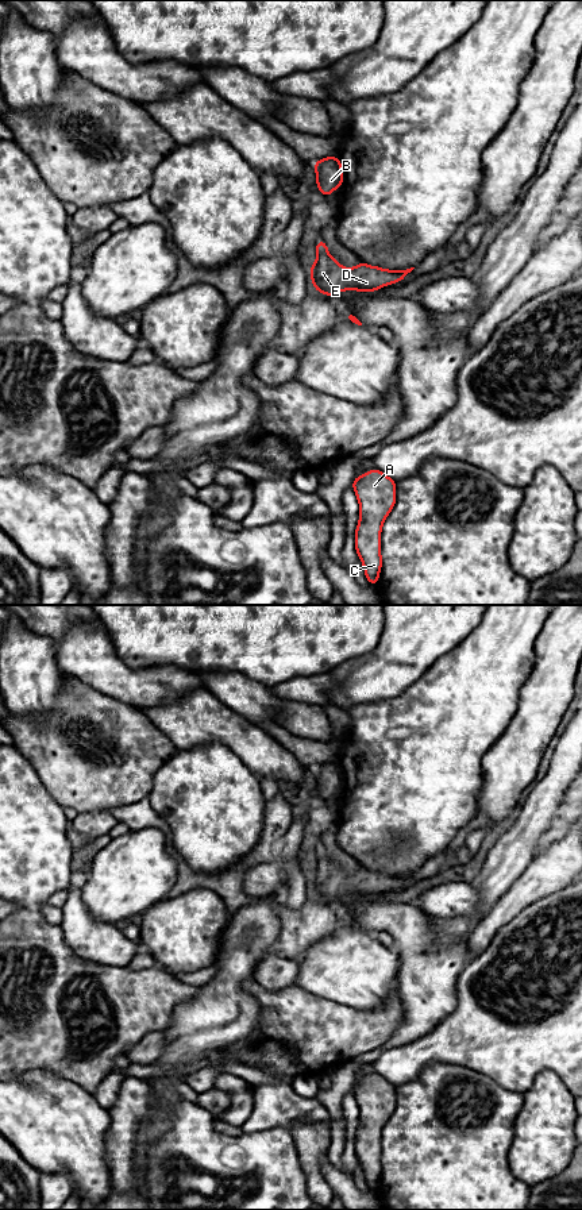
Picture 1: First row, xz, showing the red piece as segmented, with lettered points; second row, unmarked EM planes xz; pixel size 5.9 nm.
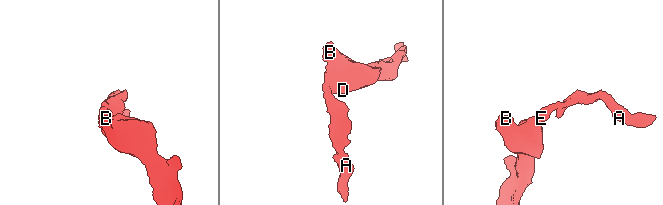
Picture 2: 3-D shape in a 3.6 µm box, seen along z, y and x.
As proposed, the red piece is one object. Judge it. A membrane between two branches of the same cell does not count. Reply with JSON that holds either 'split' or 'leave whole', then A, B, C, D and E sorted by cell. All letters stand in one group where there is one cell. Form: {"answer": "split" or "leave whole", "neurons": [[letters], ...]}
{"answer": "leave whole", "neurons": [["A", "B", "C", "D", "E"]]}

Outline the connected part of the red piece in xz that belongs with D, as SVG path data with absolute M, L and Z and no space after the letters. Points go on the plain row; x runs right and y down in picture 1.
M319 844L317 866L311 871L311 886L319 898L334 901L342 895L374 897L382 891L402 886L415 872L406 875L385 875L359 867L347 874L329 860L327 849Z

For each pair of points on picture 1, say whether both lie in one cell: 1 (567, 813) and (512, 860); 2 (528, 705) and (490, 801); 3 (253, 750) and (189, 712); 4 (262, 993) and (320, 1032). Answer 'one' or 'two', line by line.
1: two
2: one
3: one
4: one

